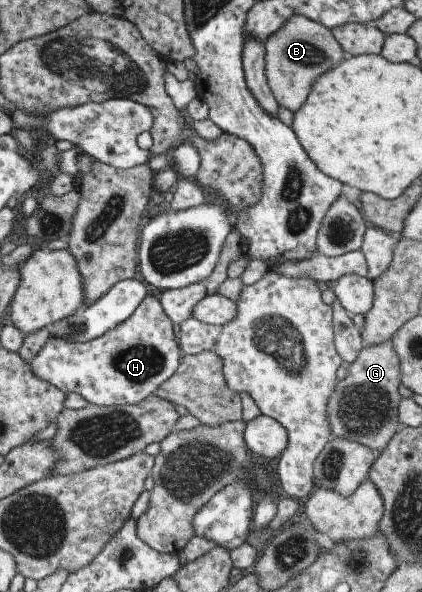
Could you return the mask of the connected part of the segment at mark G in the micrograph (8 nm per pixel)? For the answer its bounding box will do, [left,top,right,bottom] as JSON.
[325,340,402,455]

